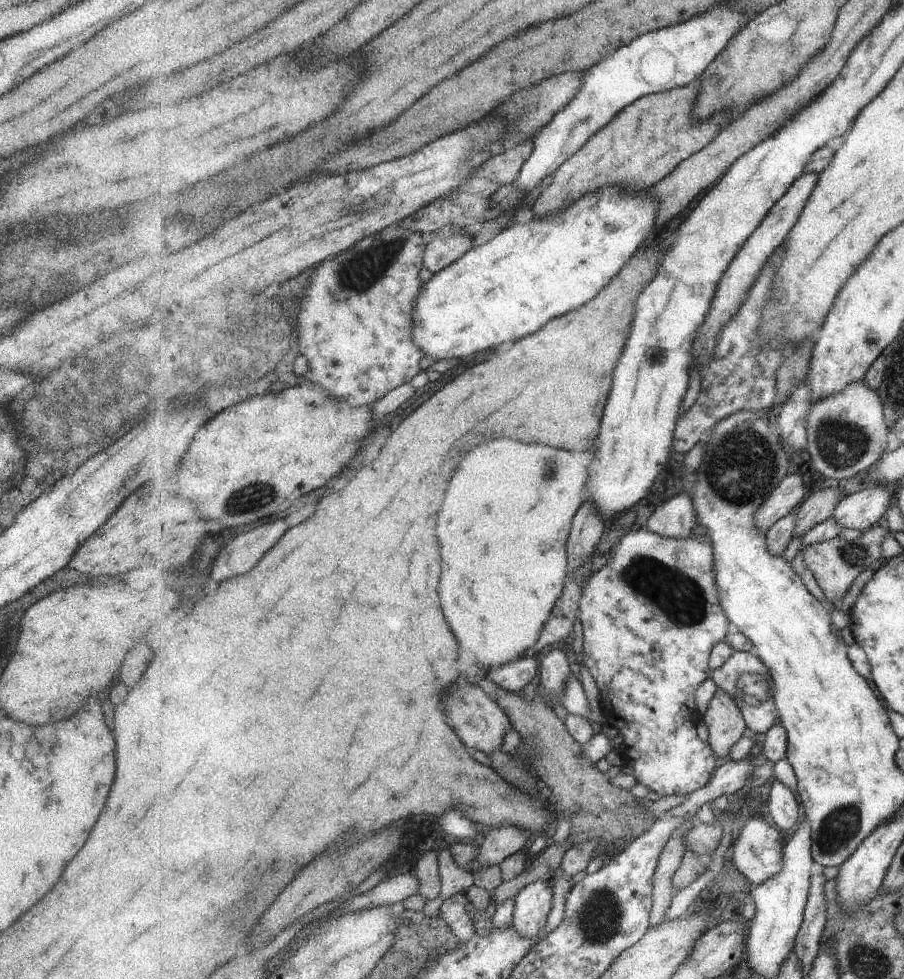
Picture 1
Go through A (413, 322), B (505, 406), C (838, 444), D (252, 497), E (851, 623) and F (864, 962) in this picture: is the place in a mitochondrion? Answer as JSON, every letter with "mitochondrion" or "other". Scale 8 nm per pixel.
{"A":"other","B":"other","C":"mitochondrion","D":"mitochondrion","E":"other","F":"mitochondrion"}

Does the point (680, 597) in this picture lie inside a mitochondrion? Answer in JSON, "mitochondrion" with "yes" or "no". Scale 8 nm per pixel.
{"mitochondrion":"yes"}

